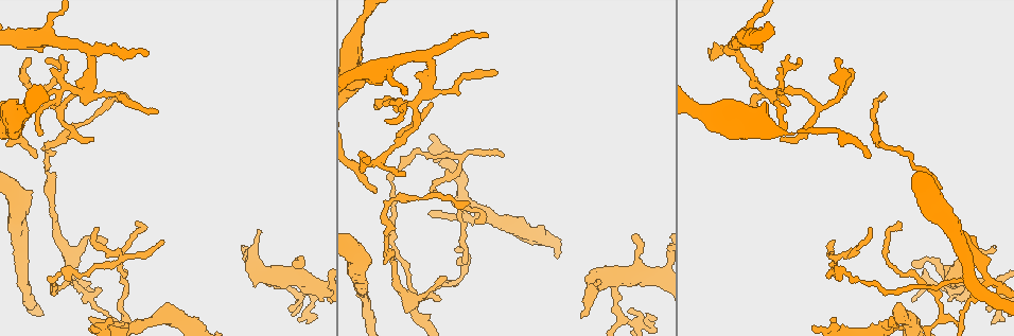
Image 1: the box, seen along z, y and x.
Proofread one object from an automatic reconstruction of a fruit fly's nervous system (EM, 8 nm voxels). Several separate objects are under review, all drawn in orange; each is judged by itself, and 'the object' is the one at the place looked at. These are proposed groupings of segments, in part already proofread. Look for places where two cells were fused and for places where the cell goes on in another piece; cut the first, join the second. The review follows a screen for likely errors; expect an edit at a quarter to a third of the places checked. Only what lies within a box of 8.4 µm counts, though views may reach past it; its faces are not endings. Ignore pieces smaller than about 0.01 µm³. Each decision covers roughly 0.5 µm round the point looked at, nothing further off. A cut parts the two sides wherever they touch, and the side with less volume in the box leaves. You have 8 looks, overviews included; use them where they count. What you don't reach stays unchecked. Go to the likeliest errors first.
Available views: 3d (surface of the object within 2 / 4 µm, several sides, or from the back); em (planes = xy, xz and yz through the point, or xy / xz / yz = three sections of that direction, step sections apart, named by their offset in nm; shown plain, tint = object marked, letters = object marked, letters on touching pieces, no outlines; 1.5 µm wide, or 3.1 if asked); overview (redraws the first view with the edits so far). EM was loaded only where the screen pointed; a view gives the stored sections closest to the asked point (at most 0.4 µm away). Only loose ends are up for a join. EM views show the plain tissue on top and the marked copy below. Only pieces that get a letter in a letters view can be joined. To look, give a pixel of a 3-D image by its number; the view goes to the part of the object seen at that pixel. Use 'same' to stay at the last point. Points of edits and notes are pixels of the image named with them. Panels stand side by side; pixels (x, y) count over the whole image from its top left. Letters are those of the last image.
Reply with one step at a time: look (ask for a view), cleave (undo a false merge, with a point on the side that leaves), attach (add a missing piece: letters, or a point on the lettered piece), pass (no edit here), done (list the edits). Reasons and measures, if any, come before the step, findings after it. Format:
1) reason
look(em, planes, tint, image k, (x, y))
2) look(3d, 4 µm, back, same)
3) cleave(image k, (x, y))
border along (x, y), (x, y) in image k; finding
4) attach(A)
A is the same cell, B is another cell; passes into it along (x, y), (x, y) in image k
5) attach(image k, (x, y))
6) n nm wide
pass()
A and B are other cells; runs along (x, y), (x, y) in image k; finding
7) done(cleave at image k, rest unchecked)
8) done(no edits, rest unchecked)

looks like a crossing
look(em, xy, step 4, tint, image 1, (77, 91))

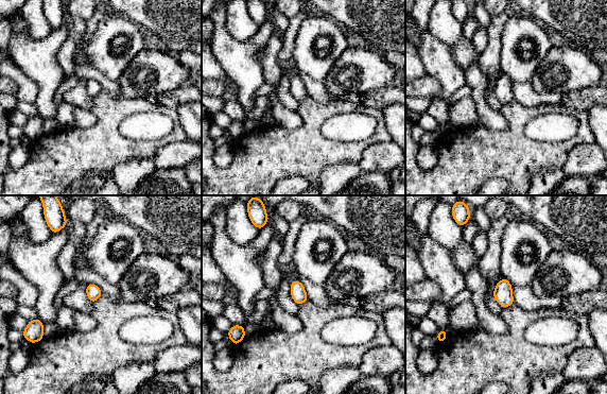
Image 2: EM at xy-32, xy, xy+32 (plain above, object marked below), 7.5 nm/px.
look(em, xy, step 4, letters, same)

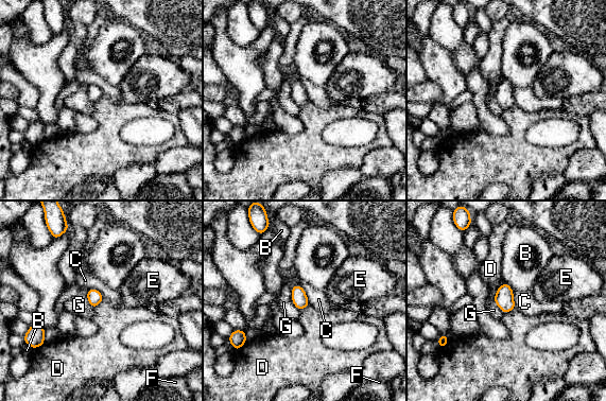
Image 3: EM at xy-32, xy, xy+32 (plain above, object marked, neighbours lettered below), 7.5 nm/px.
pass()
B, C, D, E, F and G are other cells; continuous, no second cell

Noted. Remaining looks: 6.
tapers out
look(em, xz, step 4, letters, image 1, (402, 173))

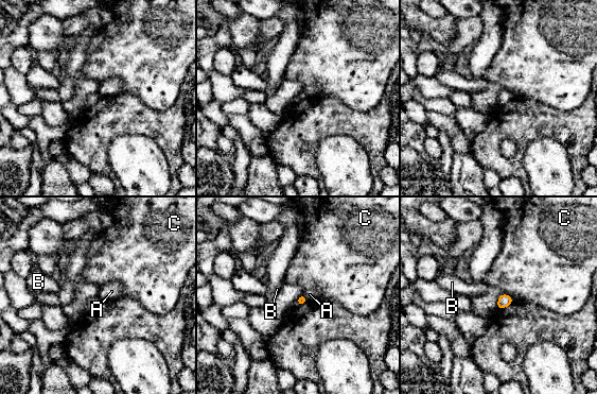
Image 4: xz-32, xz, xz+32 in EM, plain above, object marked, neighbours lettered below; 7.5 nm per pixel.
pass()
A, B and C are other cells; none of them fits

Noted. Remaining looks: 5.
tapers out
look(3d, 4 µm, image 1, (437, 191))

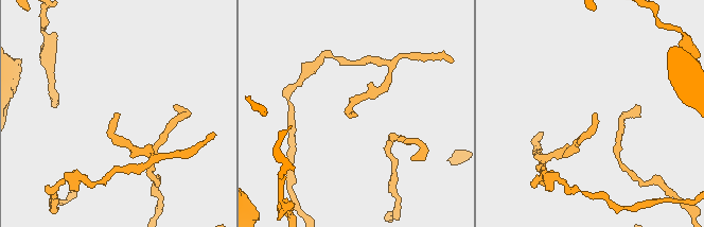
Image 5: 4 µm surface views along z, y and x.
shape alone is not enough
look(em, xy, step 8, letters, image 5, (594, 113))

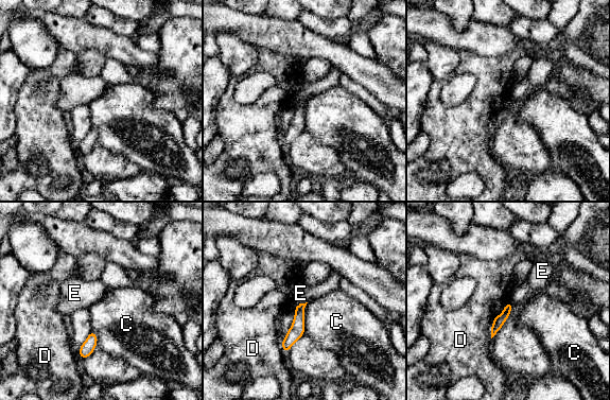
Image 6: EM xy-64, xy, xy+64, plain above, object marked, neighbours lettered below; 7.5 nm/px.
pass()
C, D and E are other cells; border along (307, 301), (299, 302), (294, 307) in image 6; none of them fits

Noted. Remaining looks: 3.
done(no edits, rest unchecked)

